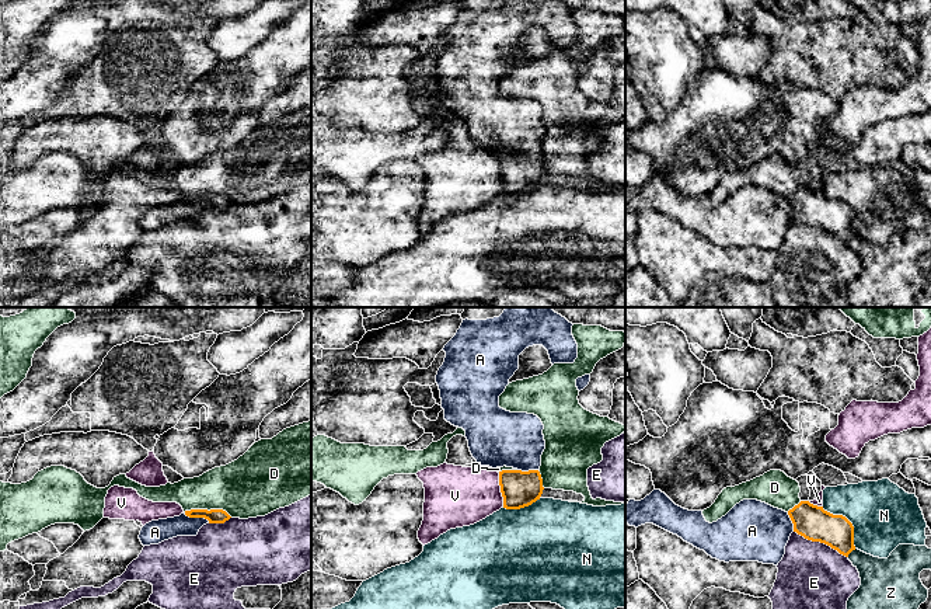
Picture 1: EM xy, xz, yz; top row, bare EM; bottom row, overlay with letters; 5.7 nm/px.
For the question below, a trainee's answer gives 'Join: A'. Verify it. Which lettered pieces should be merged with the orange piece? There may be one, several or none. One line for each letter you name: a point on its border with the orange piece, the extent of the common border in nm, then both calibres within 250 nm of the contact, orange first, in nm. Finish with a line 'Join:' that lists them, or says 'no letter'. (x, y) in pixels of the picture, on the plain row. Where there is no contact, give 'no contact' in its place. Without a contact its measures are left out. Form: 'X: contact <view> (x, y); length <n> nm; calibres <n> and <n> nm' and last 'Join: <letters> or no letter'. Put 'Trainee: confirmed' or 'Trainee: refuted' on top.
Trainee: confirmed
A: contact xy (196, 202); length 160 nm; calibres 80 and 130 nm
Join: A

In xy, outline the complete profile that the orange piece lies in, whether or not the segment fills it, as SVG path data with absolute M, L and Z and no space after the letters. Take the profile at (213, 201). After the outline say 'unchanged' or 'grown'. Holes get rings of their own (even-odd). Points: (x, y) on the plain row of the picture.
M191 195L179 202L151 206L139 220L143 232L158 230L177 222L196 222L206 209L224 209L231 202L223 195Z | grown

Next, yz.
M653 175L641 187L625 184L625 209L635 213L653 209L725 248L778 251L792 218L824 229L845 243L855 236L852 209L809 187L785 198L757 185L743 185L709 209L702 196L684 195L660 175Z | grown

